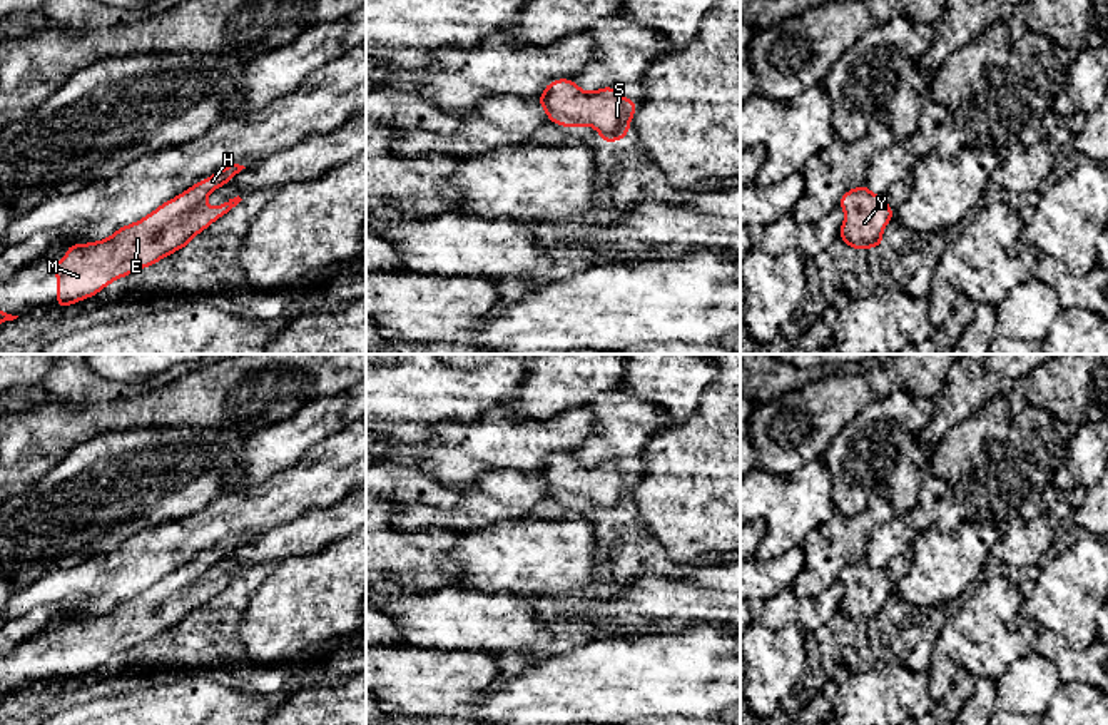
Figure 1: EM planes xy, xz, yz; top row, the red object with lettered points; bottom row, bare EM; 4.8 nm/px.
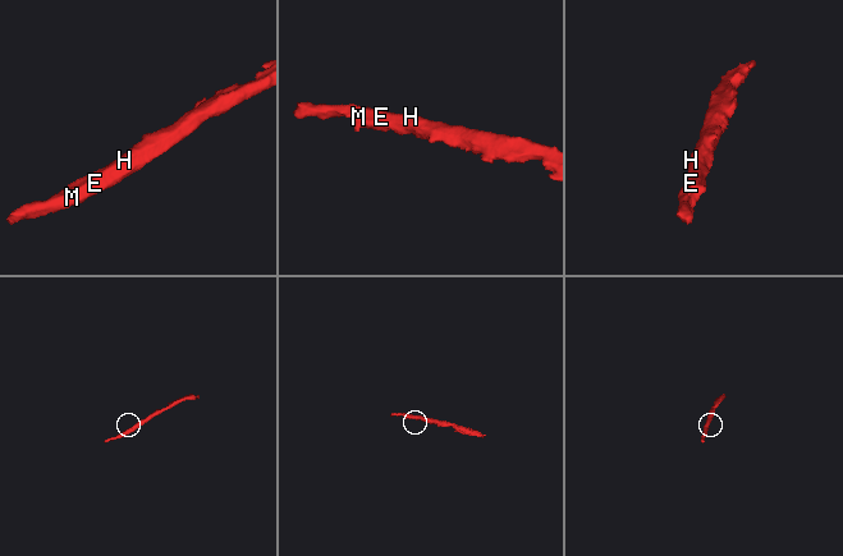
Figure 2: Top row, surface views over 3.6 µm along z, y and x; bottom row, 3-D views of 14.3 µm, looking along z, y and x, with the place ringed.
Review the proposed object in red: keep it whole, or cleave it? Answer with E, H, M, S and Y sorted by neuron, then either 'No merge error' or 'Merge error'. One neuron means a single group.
Groups: E H M S Y. No merge error

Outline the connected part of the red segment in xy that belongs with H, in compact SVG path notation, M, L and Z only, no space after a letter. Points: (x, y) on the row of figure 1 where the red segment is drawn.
M239 164L224 165L219 172L199 180L177 197L164 202L139 222L117 229L109 239L67 246L67 256L62 261L47 264L47 269L57 271L57 304L60 311L74 302L99 294L105 286L119 277L127 277L130 272L149 267L172 252L184 249L187 244L192 244L192 239L199 232L206 231L224 214L229 214L242 200L237 195L217 207L204 205L207 195L214 189L231 182L231 179L242 169L246 167Z

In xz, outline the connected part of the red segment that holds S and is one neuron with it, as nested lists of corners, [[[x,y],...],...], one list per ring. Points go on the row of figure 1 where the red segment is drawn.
[[[572,79],[550,82],[536,102],[550,122],[568,129],[590,125],[598,130],[602,142],[617,142],[628,135],[637,100],[623,99],[617,87],[595,92],[582,90]]]

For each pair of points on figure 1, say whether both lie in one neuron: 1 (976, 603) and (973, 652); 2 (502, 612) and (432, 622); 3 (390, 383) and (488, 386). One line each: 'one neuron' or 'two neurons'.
1: one neuron
2: one neuron
3: one neuron

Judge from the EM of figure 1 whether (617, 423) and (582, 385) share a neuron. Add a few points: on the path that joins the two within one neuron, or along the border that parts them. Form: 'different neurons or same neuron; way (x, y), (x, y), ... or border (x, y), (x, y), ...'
different neurons; border (624, 390), (600, 393), (587, 408)

